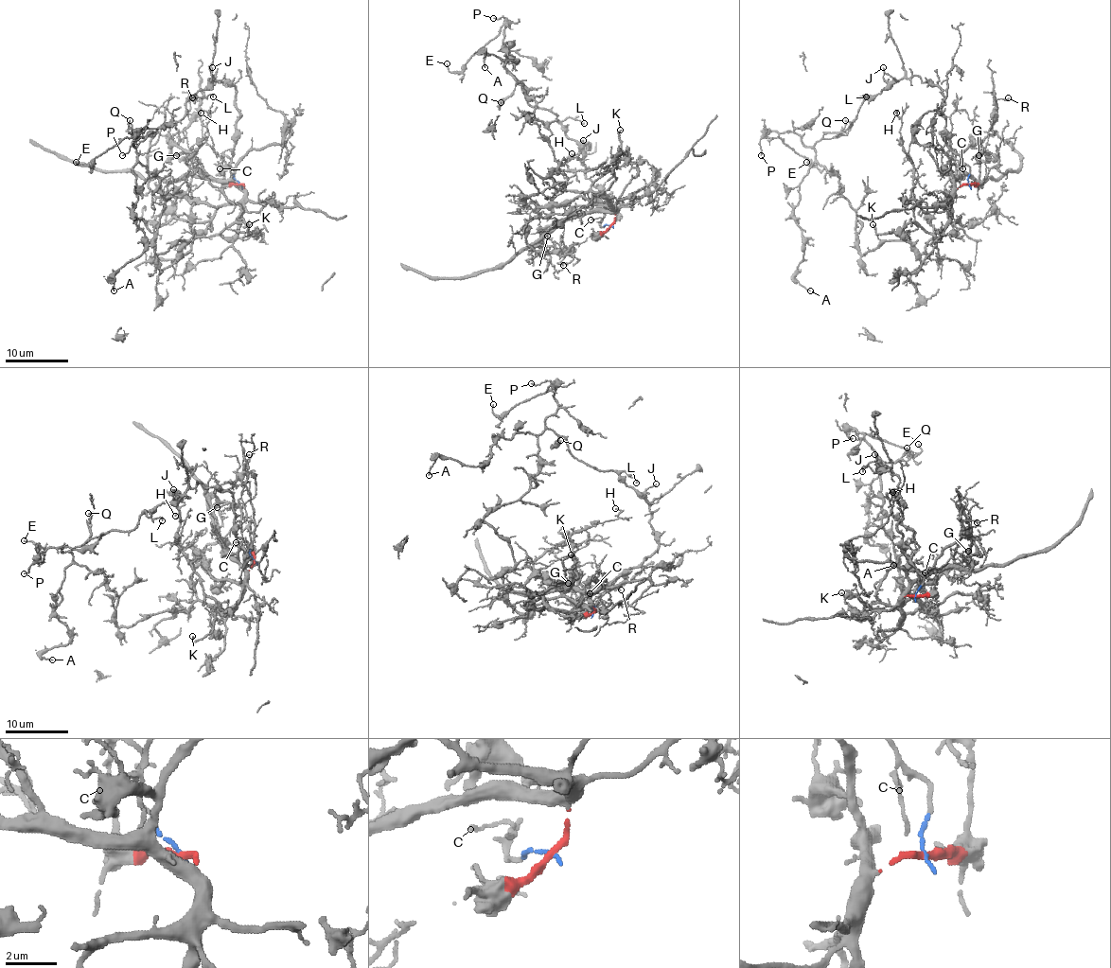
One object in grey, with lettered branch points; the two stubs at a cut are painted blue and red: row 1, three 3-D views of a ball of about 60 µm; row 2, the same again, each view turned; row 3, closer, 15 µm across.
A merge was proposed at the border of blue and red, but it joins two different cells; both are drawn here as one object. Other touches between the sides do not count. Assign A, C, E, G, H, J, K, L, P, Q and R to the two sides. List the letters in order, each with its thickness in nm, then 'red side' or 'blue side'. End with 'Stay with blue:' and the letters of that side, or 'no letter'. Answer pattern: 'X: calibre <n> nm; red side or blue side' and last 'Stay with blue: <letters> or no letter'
A: calibre 120 nm; blue side
C: calibre 130 nm; blue side
E: calibre 110 nm; blue side
G: calibre 140 nm; red side
H: calibre 90 nm; red side
J: calibre 100 nm; blue side
K: calibre 130 nm; red side
L: calibre 130 nm; blue side
P: calibre 130 nm; blue side
Q: calibre 130 nm; blue side
R: calibre 160 nm; red side
Stay with blue: A, C, E, J, L, P, Q

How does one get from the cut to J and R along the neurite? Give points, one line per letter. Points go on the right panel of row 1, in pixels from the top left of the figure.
J: (969, 184), (969, 167), (946, 143), (942, 114), (943, 93), (917, 75), (887, 81), (883, 79), (883, 67)
R: (969, 184), (956, 187), (955, 182), (961, 154), (995, 132), (995, 102), (1009, 97)

